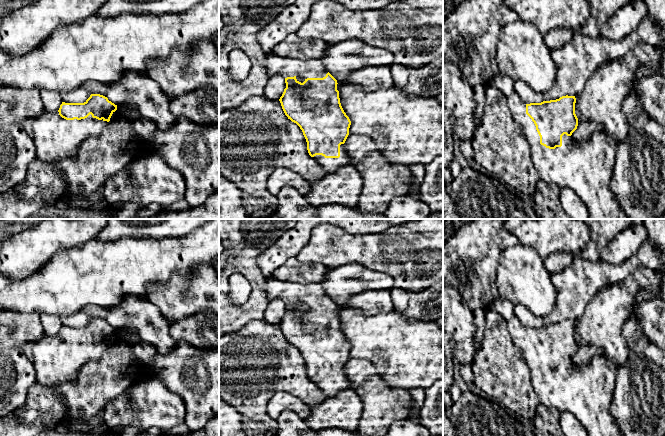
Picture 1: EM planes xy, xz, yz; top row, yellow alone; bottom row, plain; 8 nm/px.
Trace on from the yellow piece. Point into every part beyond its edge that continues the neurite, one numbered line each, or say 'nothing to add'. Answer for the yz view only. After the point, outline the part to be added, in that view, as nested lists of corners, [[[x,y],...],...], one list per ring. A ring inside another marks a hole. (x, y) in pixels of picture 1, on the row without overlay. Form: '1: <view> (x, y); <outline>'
1: yz (586, 391); [[[514,316],[507,321],[507,330],[513,343],[522,351],[530,369],[531,380],[539,401],[550,409],[561,413],[570,412],[587,431],[588,436],[623,436],[617,421],[613,418],[610,405],[617,385],[617,371],[605,356],[596,355],[587,365],[577,366],[572,359],[562,360],[562,370],[549,373],[540,368],[540,360],[532,343],[526,338],[526,328]]]

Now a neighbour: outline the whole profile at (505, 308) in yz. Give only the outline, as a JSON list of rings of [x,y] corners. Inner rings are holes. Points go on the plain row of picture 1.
[[[499,298],[489,308],[495,310],[502,318],[508,321],[515,316],[514,307],[514,304],[510,300]]]

